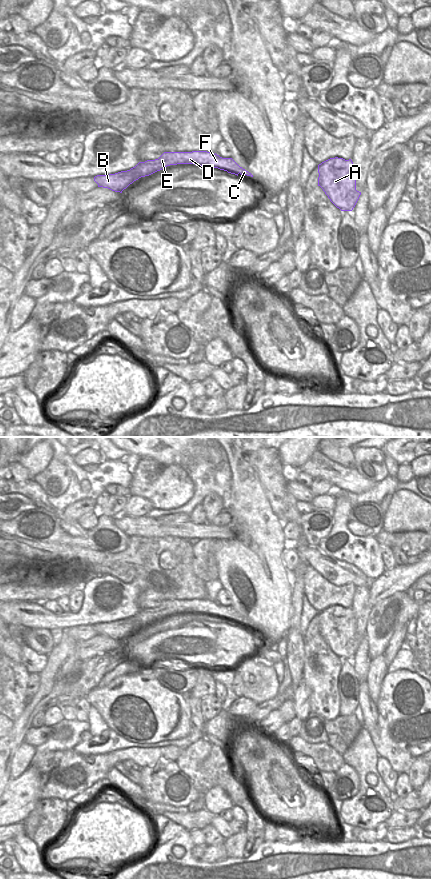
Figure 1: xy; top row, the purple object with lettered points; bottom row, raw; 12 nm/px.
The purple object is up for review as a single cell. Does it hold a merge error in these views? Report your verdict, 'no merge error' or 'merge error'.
merge error

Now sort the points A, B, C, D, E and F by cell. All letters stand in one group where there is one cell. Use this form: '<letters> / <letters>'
A C D E F / B

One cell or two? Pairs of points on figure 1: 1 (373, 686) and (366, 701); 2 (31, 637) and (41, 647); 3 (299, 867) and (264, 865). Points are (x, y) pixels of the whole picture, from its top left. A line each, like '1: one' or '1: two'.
1: two
2: one
3: one

